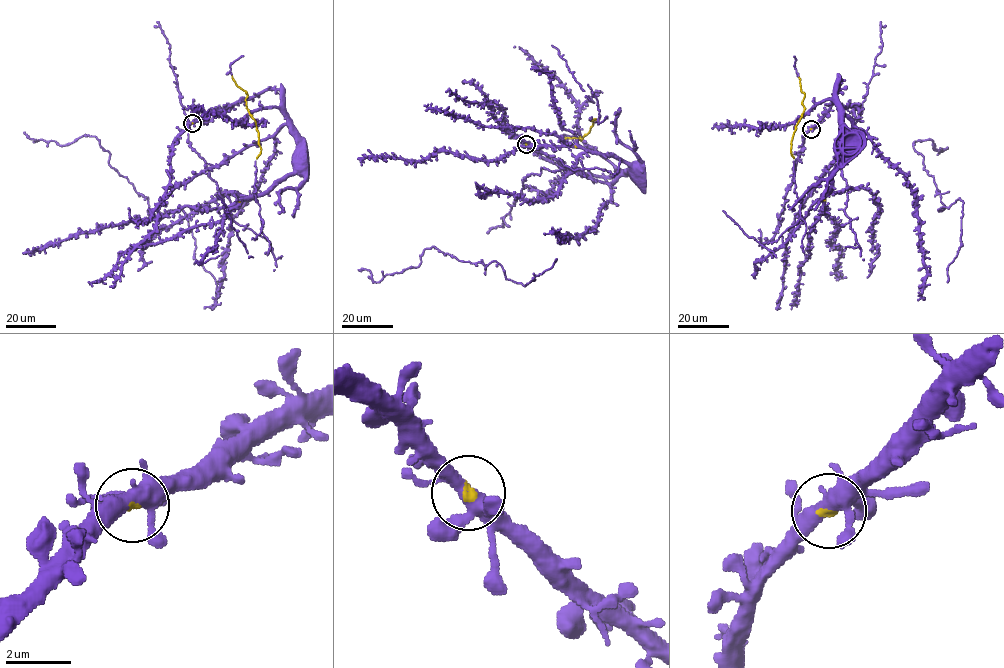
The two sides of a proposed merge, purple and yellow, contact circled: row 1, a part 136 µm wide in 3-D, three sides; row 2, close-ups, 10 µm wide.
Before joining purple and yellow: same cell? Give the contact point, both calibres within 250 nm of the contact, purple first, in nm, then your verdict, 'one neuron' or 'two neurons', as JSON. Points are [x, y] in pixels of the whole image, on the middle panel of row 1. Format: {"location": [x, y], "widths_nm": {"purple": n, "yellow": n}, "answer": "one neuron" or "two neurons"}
{"location": [526, 144], "widths_nm": {"purple": 420, "yellow": 120}, "answer": "one neuron"}

